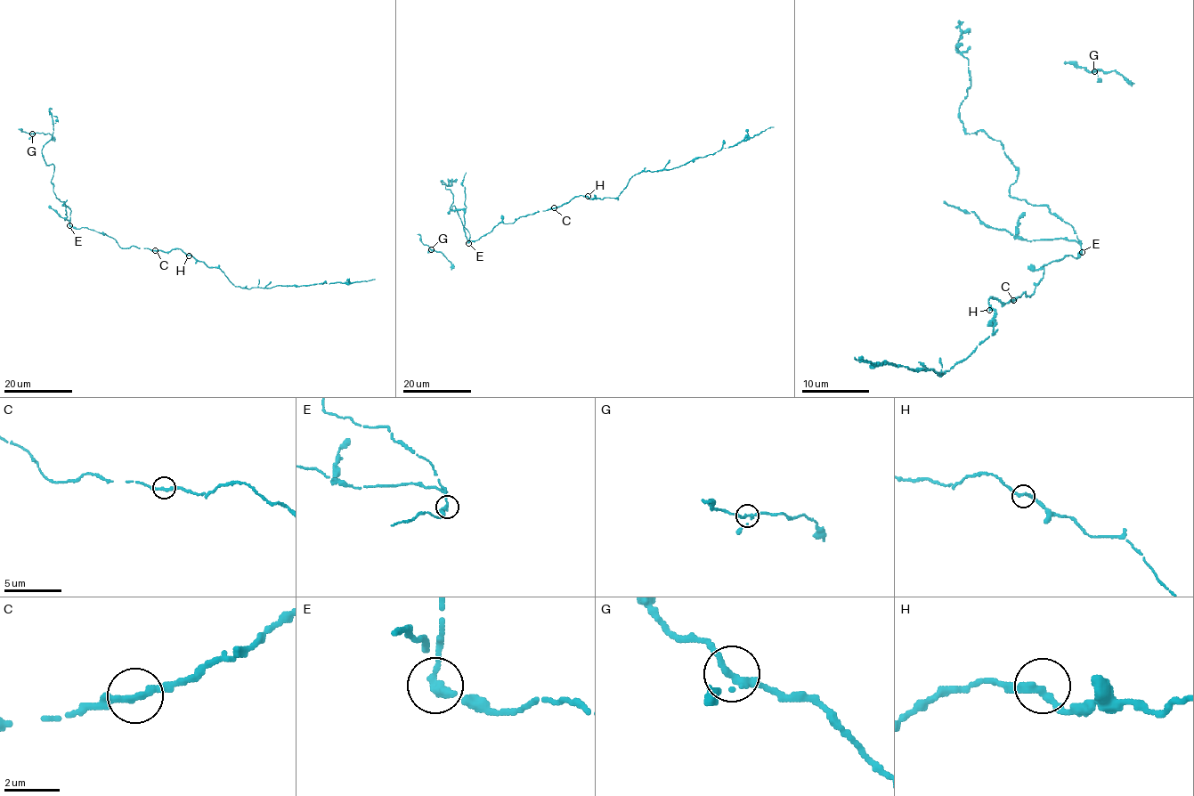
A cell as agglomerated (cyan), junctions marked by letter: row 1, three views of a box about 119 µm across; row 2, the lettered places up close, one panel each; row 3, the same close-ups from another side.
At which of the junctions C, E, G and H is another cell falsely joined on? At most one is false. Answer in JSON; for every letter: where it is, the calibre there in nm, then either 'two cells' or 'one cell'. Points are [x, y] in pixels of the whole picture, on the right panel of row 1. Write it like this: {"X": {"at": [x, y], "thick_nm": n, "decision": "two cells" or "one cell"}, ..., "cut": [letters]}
{"C": {"at": [1013, 300], "thick_nm": 280, "decision": "one cell"}, "E": {"at": [1082, 252], "thick_nm": 280, "decision": "two cells"}, "G": {"at": [1094, 71], "thick_nm": 280, "decision": "one cell"}, "H": {"at": [989, 310], "thick_nm": 280, "decision": "one cell"}, "cut": ["E"]}

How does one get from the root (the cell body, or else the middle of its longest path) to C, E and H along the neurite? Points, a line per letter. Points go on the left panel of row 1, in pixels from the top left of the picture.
C: (117, 243), (123, 248), (135, 246), (155, 250)
E: (117, 243), (104, 233), (69, 225)
H: (117, 243), (123, 248), (135, 246), (165, 252), (179, 248), (189, 255)

